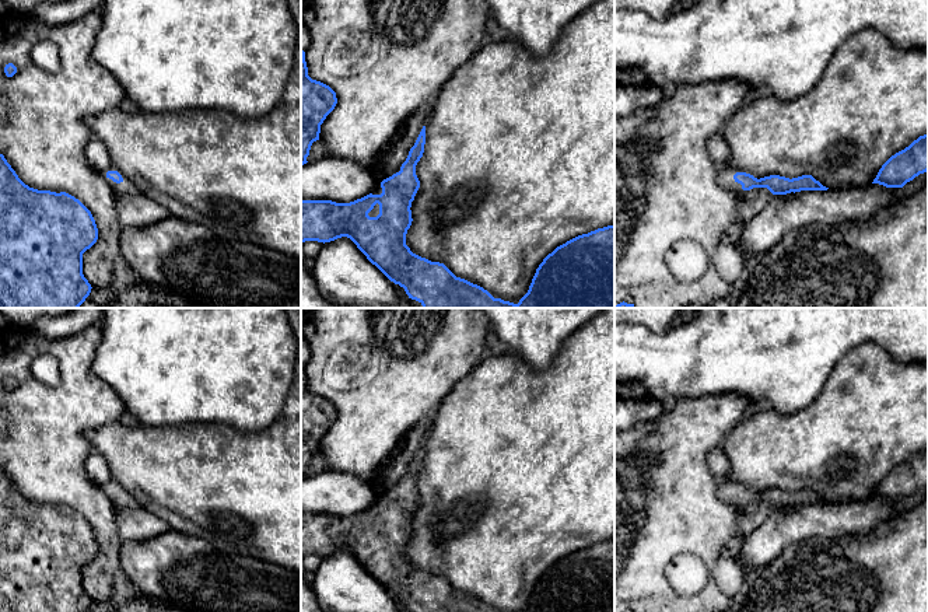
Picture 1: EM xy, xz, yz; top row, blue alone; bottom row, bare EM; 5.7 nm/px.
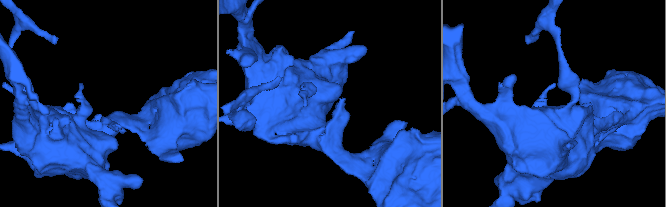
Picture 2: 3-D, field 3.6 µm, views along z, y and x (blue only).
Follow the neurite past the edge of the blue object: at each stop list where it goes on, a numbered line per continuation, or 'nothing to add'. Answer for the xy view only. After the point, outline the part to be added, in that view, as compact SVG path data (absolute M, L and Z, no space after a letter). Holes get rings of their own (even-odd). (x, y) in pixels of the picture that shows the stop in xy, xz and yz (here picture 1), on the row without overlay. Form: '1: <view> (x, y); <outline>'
1: xy (126, 500); M111 479L106 485L102 485L101 487L118 510L140 507L140 504L136 501L136 499L127 490L125 490L115 479ZM108 485L118 485L122 489L123 494L120 497L113 496L112 493L109 493L106 490Z

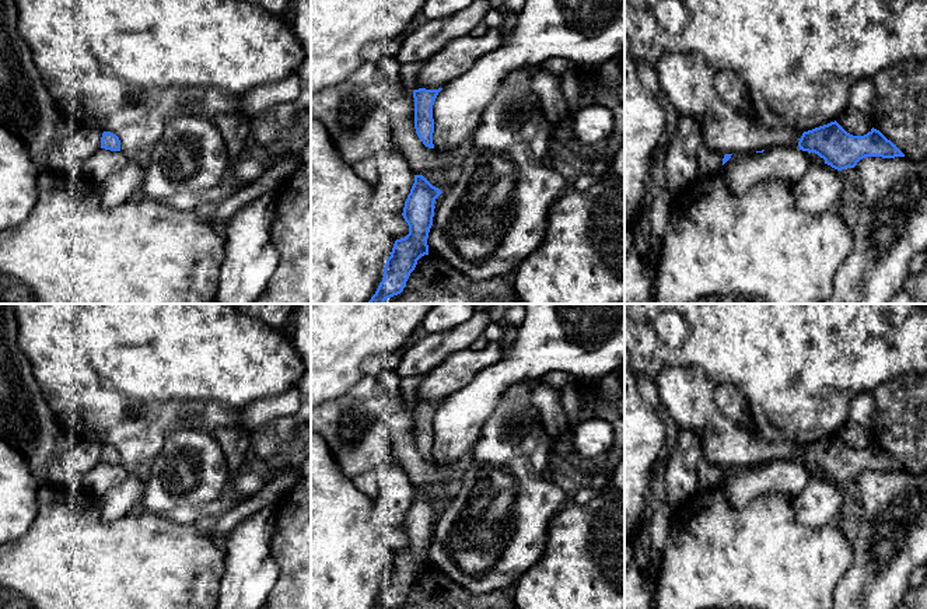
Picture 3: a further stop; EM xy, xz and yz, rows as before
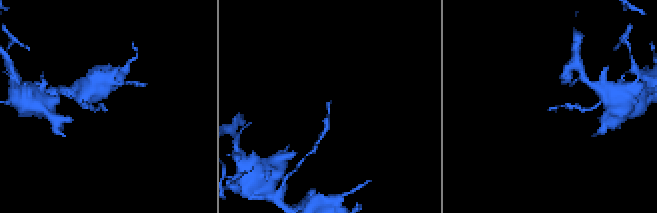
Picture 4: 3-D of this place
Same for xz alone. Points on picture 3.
nothing to add

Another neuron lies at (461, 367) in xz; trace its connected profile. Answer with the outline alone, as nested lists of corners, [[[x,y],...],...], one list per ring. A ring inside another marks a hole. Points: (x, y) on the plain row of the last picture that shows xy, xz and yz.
[[[487,343],[479,351],[465,349],[449,354],[424,375],[414,403],[442,402],[451,393],[466,386],[479,371],[496,364],[500,358],[501,347],[497,343]]]

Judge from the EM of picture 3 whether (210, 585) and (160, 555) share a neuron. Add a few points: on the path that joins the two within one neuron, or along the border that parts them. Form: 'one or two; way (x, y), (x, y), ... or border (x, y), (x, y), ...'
one; way (198, 573), (181, 556), (172, 556)

